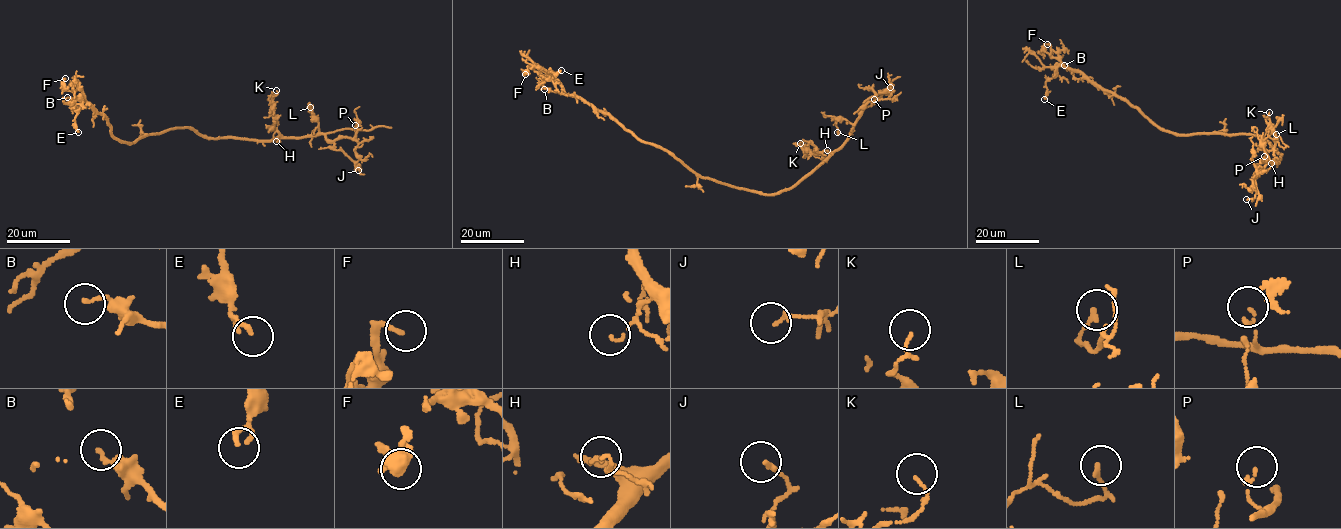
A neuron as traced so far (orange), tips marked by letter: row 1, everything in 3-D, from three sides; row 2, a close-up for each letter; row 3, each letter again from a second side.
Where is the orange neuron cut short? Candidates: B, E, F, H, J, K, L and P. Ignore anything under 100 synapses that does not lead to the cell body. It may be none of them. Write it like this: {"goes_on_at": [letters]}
{"goes_on_at": []}

